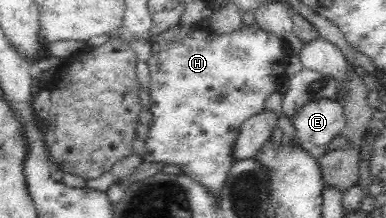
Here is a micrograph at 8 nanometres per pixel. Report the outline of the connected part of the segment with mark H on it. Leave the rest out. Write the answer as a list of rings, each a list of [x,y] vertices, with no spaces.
[[[255,24],[253,27],[243,26],[241,29],[234,31],[229,34],[215,34],[207,33],[206,31],[198,30],[188,33],[179,32],[180,26],[177,28],[170,28],[167,31],[162,32],[163,34],[168,33],[170,38],[164,40],[154,37],[154,41],[151,41],[151,57],[147,62],[150,73],[150,89],[149,94],[151,97],[151,113],[153,117],[152,124],[149,125],[148,137],[145,141],[143,161],[154,162],[154,163],[168,163],[170,165],[180,165],[182,173],[190,176],[194,181],[204,185],[206,189],[210,190],[212,195],[215,195],[216,201],[220,201],[220,189],[222,189],[222,183],[226,181],[226,175],[232,165],[234,165],[234,158],[232,158],[232,145],[238,137],[238,131],[241,125],[253,115],[263,111],[264,99],[268,97],[274,91],[280,89],[283,85],[285,77],[285,69],[289,63],[289,55],[286,53],[283,45],[284,40],[274,36],[274,34],[266,33],[262,28]]]

